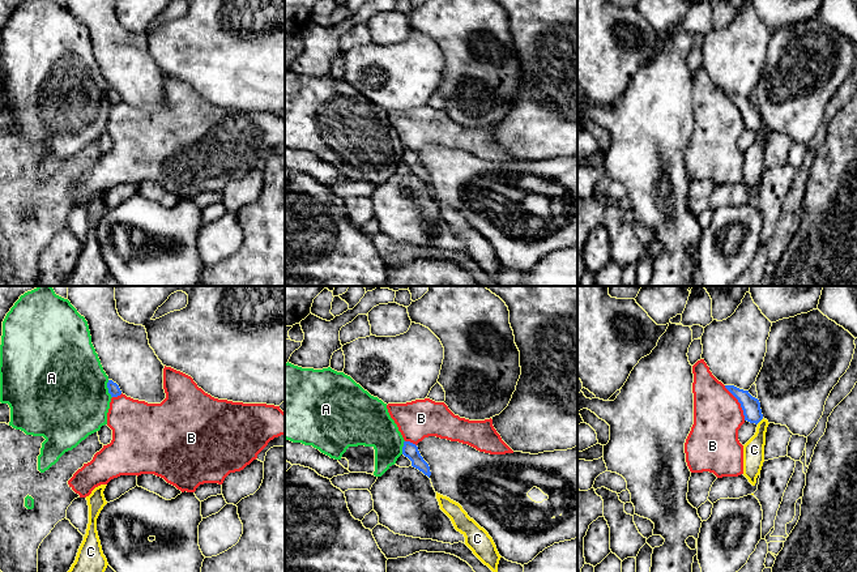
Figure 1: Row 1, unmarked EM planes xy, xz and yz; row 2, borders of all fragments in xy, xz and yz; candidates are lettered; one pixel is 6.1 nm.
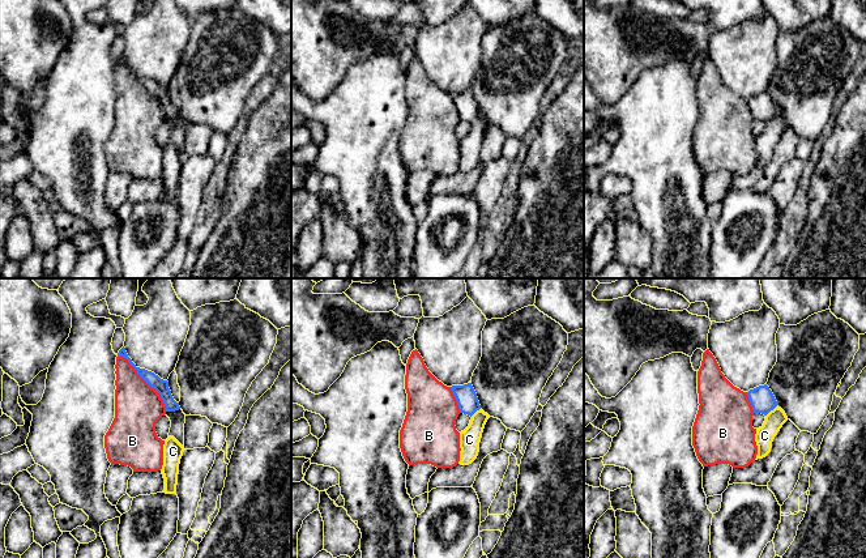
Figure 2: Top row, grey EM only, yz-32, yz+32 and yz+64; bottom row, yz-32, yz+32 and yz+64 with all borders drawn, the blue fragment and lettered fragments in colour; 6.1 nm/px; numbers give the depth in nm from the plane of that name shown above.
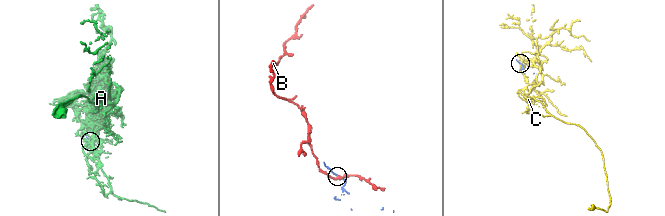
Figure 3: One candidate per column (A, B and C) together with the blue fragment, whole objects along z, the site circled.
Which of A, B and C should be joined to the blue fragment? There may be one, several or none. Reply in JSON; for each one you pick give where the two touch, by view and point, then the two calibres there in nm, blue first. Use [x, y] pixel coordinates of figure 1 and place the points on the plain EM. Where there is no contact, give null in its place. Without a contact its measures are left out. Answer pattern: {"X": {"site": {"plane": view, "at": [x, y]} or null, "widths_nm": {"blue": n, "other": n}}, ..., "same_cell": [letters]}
{"same_cell": []}

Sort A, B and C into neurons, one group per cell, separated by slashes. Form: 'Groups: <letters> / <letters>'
Groups: A / B / C

